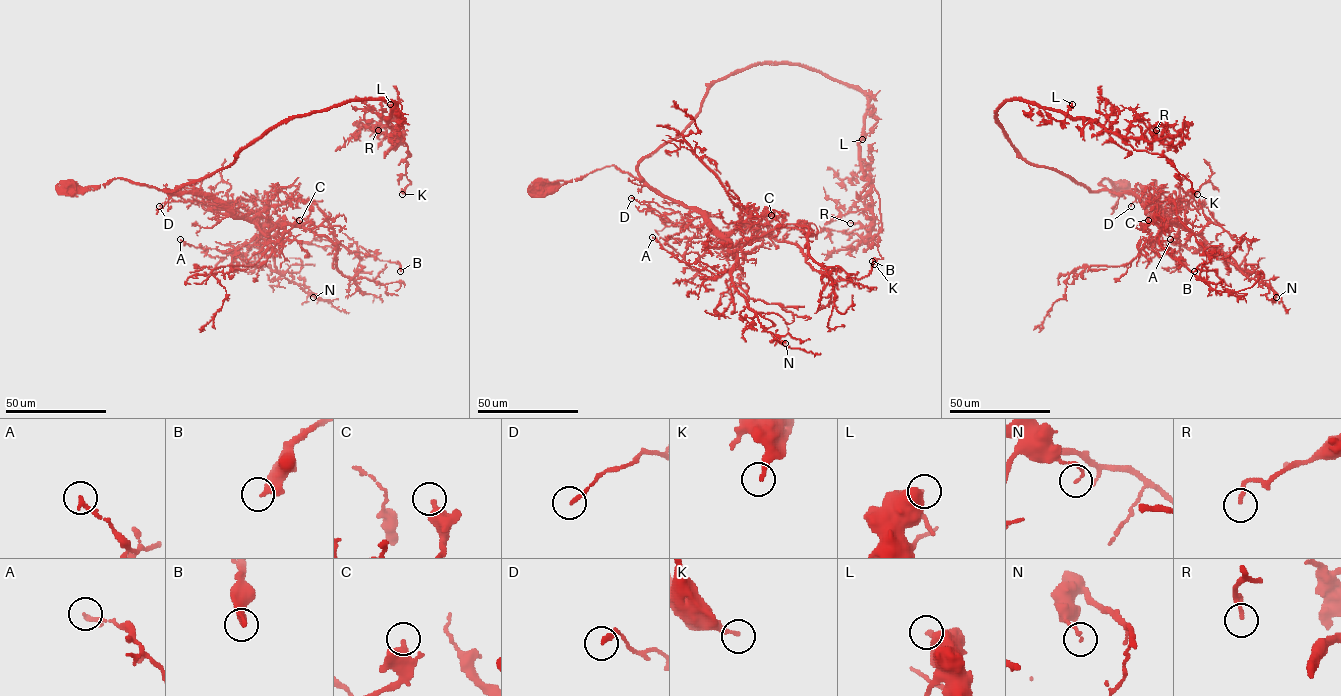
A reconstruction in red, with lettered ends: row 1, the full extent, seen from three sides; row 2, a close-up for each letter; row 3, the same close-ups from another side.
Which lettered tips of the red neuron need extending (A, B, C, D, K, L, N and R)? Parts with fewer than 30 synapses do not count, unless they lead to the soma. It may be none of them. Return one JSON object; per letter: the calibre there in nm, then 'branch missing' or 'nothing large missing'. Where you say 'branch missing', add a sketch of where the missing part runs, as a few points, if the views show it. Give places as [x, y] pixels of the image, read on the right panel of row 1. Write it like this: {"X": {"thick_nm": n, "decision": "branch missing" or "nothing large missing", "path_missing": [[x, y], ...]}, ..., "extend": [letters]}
{"A": {"thick_nm": 190, "decision": "nothing large missing"}, "B": {"thick_nm": 300, "decision": "nothing large missing"}, "C": {"thick_nm": 440, "decision": "nothing large missing"}, "D": {"thick_nm": 190, "decision": "nothing large missing"}, "K": {"thick_nm": 240, "decision": "nothing large missing"}, "L": {"thick_nm": 480, "decision": "nothing large missing"}, "N": {"thick_nm": 100, "decision": "nothing large missing"}, "R": {"thick_nm": 150, "decision": "nothing large missing"}, "extend": []}

